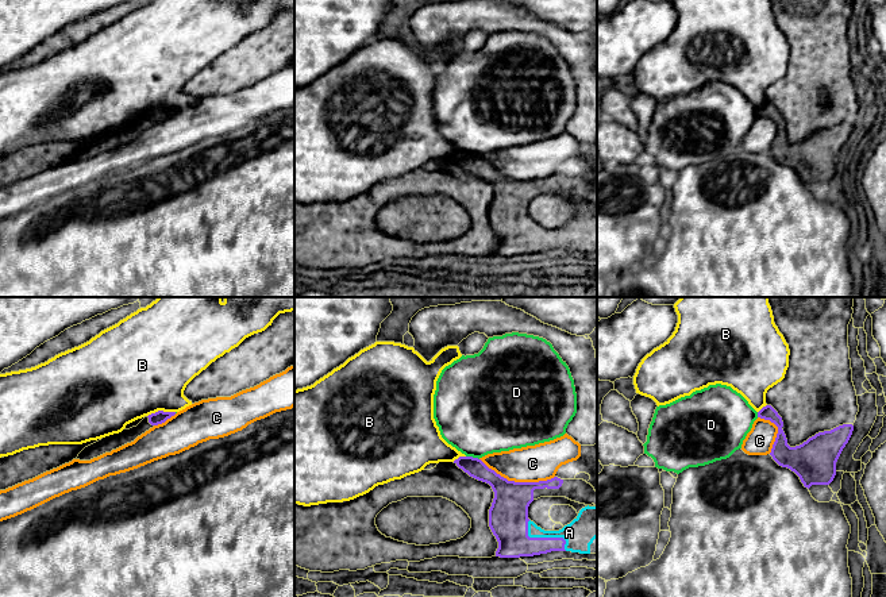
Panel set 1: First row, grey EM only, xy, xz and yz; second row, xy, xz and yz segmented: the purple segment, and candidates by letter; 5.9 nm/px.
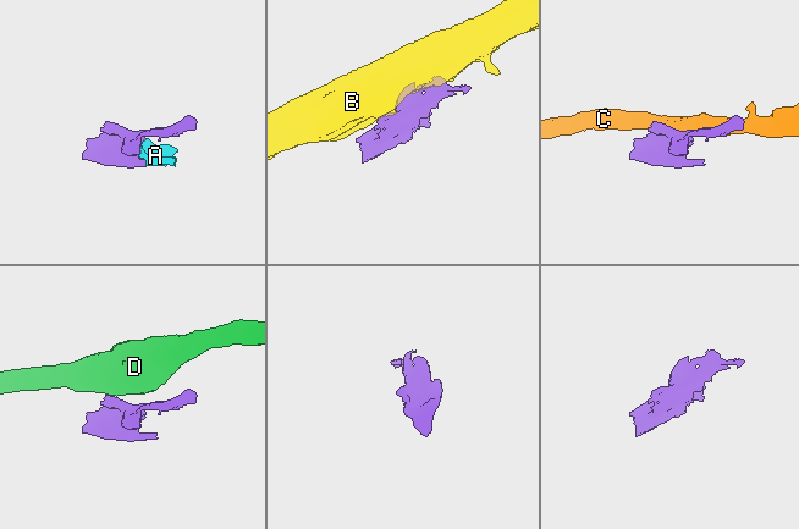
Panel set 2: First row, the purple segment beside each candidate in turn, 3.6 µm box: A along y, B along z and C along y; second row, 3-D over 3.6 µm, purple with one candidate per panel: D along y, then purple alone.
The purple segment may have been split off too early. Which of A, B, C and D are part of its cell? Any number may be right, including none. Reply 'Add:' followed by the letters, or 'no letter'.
Add: A

